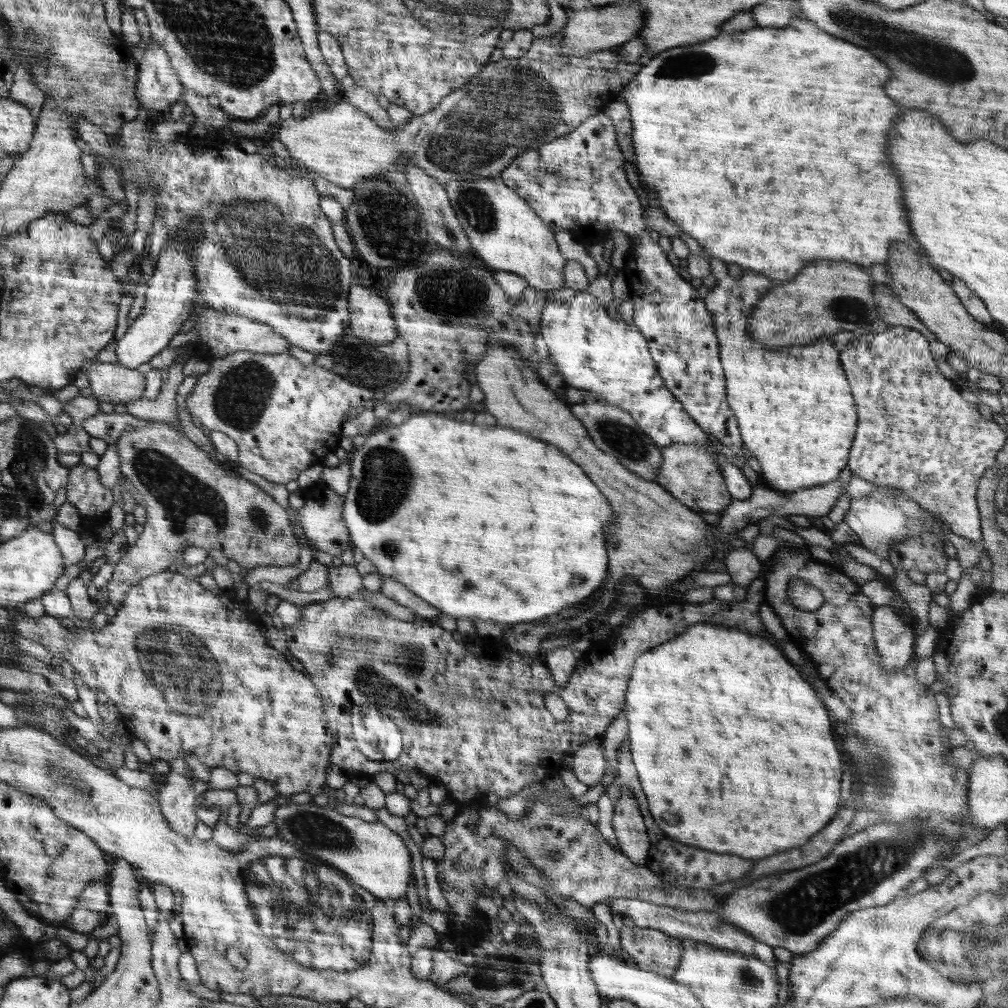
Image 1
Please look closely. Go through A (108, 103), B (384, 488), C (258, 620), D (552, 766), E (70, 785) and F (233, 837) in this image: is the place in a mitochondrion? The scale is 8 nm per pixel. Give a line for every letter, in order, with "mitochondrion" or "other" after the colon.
A: other
B: mitochondrion
C: other
D: other
E: mitochondrion
F: other

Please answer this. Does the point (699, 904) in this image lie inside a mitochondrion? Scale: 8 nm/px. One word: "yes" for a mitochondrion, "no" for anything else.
no

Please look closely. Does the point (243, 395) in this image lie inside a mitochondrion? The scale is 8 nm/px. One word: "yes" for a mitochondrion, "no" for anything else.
yes

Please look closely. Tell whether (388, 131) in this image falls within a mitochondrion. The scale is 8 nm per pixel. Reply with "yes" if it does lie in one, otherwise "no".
no

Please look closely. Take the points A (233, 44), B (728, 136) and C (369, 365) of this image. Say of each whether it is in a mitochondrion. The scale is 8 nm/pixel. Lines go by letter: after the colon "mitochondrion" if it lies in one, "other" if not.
A: mitochondrion
B: other
C: mitochondrion

